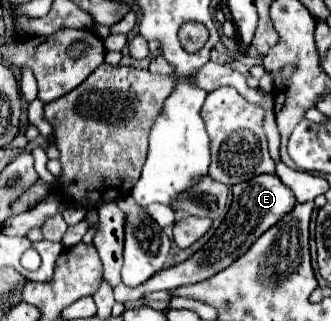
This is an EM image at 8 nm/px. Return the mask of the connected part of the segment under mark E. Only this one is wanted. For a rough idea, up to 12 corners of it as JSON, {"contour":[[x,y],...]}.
{"contour":[[277,176],[233,186],[211,240],[145,286],[115,288],[121,304],[197,284],[231,266],[295,204]]}

